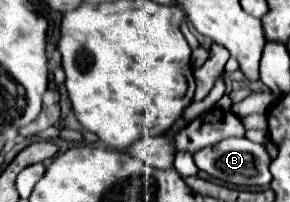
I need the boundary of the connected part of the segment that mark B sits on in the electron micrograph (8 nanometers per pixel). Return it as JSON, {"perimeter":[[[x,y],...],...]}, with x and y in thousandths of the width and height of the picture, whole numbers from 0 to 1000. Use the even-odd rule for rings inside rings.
{"perimeter":[[[786,683],[731,733],[697,733],[669,762],[669,812],[717,871],[807,921],[924,921],[938,861],[924,842],[931,782],[903,713],[869,713],[855,683]]]}

